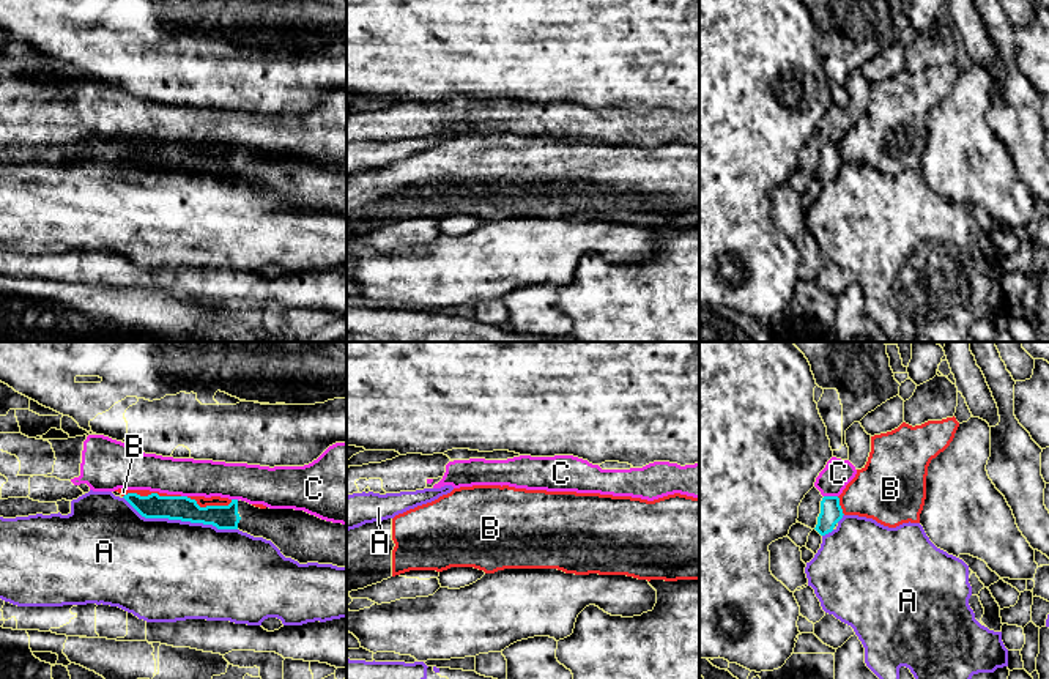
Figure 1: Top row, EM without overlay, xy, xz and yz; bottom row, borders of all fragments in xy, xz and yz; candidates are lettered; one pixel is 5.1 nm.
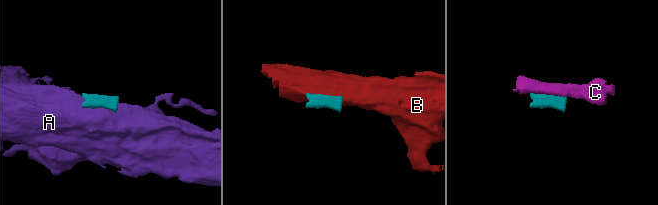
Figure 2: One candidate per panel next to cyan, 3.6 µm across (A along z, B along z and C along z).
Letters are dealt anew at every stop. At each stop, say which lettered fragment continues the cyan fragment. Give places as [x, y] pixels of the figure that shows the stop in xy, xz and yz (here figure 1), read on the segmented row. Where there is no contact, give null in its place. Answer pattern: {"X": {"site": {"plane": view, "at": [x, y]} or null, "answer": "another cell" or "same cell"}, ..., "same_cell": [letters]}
{"A": {"site": {"plane": "xy", "at": [180, 519]}, "answer": "another cell"}, "B": {"site": {"plane": "xy", "at": [151, 493]}, "answer": "another cell"}, "C": {"site": {"plane": "yz", "at": [830, 497]}, "answer": "another cell"}, "same_cell": []}

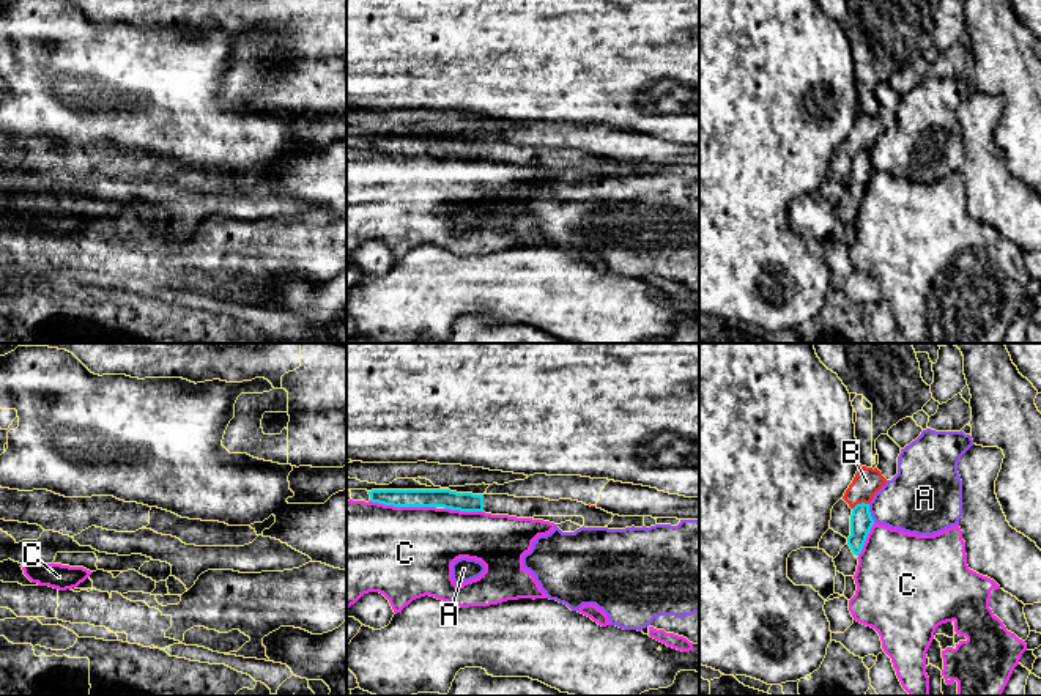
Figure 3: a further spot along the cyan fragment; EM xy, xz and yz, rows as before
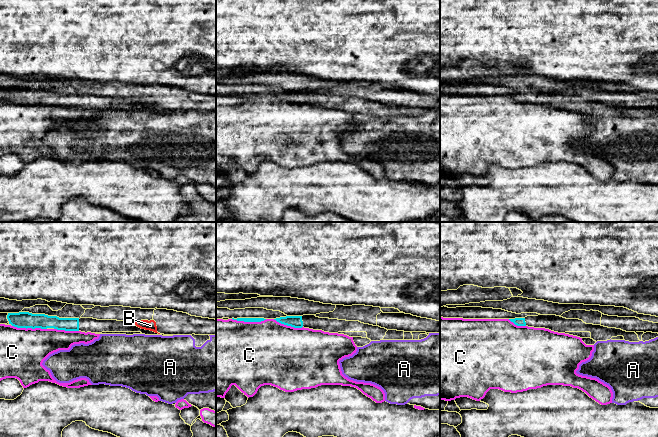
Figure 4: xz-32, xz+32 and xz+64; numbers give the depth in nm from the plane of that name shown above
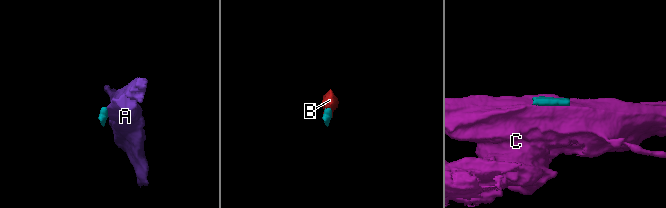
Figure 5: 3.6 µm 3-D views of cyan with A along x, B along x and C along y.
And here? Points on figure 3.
{"A": {"site": {"plane": "yz", "at": [870, 514]}, "answer": "another cell"}, "B": {"site": {"plane": "yz", "at": [862, 503]}, "answer": "another cell"}, "C": {"site": {"plane": "xz", "at": [403, 506]}, "answer": "another cell"}, "same_cell": []}

